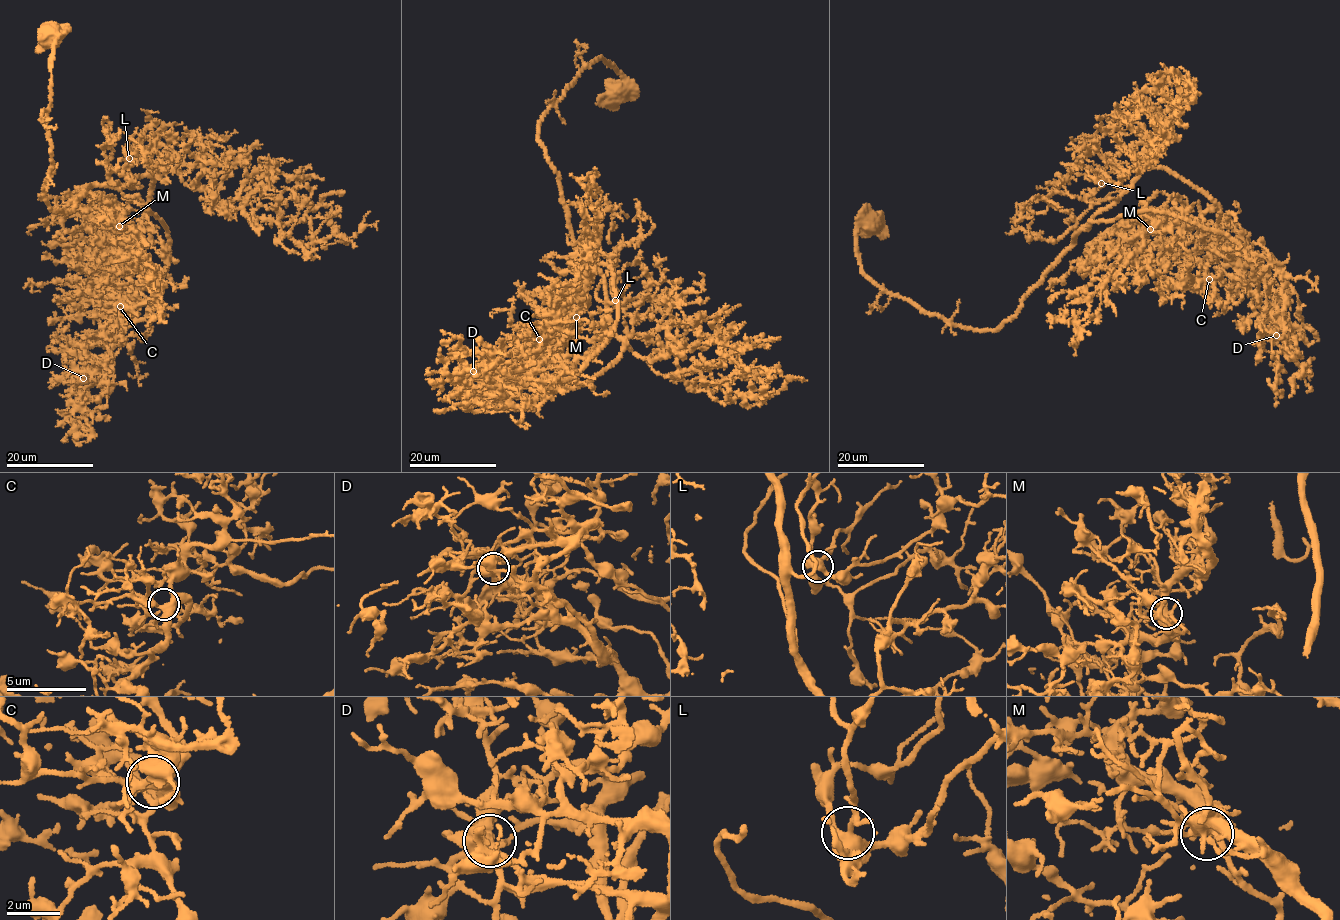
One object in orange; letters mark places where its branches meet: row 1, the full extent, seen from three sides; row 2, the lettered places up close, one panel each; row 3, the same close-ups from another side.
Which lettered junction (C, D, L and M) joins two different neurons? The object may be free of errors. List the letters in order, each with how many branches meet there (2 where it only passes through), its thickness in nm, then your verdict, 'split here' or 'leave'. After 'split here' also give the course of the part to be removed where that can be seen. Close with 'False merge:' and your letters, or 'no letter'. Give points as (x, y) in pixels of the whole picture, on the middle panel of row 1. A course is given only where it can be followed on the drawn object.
C: 5 branches meet; 400 nm thick; leave
D: 4 branches meet; 440 nm thick; leave
L: 6 branches meet; 400 nm thick; leave
M: 5 branches meet; 440 nm thick; leave
False merge: no letter

